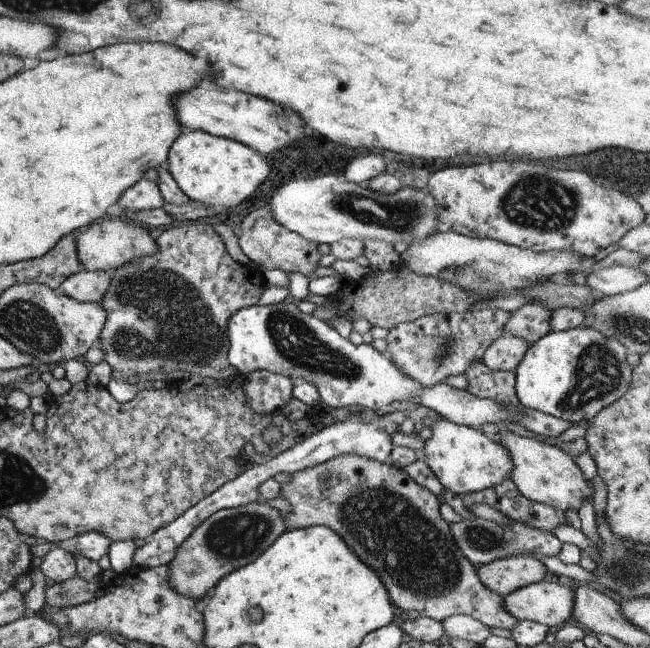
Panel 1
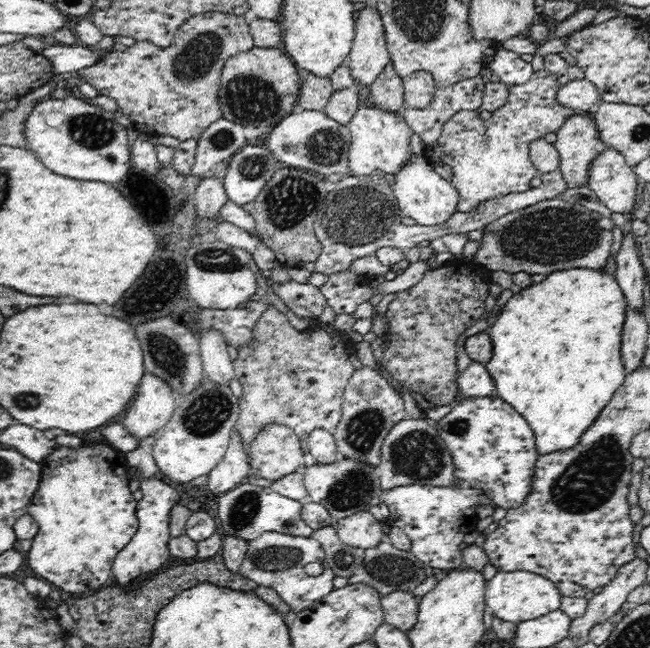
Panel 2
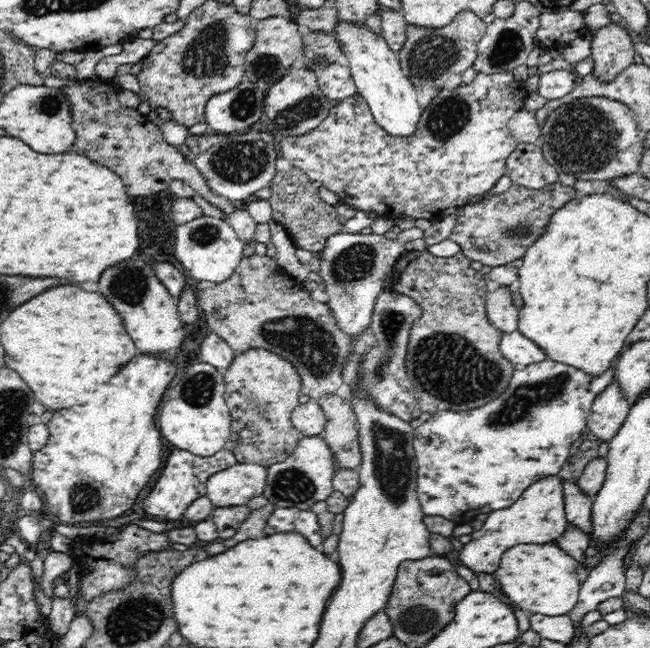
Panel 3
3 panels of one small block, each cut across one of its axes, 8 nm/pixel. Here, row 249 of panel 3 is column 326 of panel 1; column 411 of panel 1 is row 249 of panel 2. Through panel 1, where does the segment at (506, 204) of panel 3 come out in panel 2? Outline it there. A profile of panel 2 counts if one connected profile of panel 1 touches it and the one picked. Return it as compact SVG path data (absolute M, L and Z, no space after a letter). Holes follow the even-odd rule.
M559 198L544 200L490 222L486 226L487 233L482 238L482 246L476 252L475 264L486 273L504 271L510 275L526 272L530 276L538 274L548 276L554 272L576 268L601 272L604 271L610 258L609 252L614 242L612 238L614 227L610 218L594 210L561 201Z

